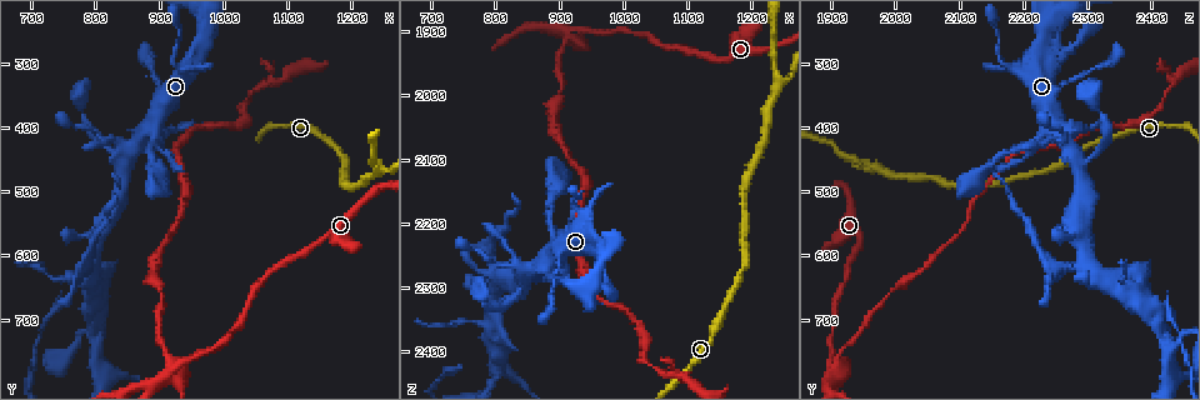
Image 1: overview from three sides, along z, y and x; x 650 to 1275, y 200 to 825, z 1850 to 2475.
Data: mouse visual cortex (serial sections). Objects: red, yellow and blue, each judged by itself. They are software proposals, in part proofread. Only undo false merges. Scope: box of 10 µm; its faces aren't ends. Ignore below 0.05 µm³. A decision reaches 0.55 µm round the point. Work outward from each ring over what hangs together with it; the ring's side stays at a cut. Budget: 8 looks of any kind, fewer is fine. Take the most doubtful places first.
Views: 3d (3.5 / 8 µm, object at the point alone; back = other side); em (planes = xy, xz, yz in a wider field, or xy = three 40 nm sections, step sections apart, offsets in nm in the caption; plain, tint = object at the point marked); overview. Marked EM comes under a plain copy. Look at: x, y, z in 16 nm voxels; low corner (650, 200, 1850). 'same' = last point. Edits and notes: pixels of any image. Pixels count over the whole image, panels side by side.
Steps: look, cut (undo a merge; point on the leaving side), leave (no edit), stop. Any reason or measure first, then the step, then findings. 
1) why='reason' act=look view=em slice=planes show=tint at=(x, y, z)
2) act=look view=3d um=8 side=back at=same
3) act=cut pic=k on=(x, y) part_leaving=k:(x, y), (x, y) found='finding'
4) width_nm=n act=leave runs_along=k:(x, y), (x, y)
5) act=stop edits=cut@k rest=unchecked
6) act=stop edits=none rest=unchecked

why='looks like a crossing' act=look view=3d um=3.5 side=back at=(910, 785, 1895)

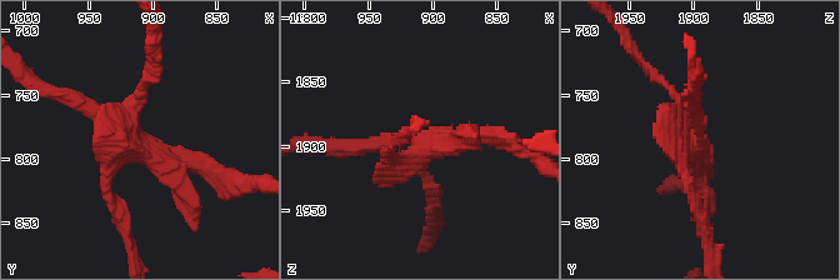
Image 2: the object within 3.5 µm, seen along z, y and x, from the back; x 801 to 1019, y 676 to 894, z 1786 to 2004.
act=look view=em slice=xy step=3 show=tint at=(914, 782, 1896)

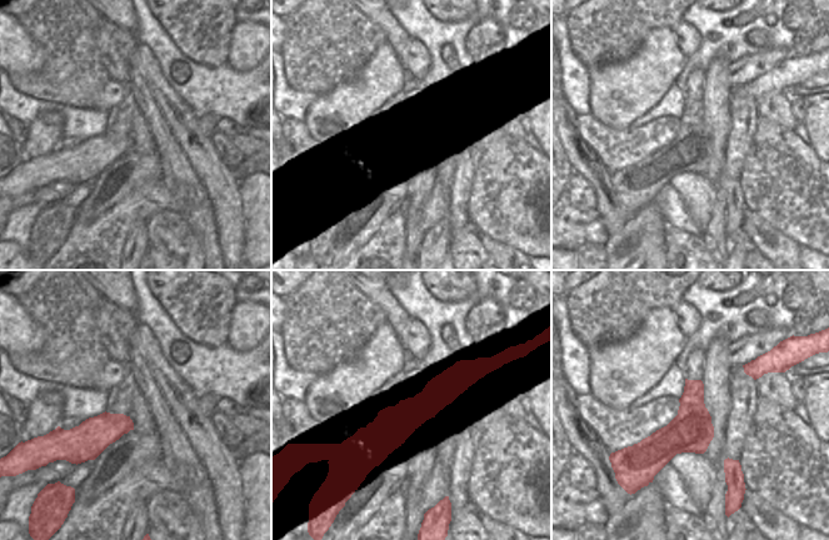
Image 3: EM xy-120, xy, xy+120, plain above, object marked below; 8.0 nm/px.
act=cut pic=2 on=(118, 141) part_leaving=2:(136, 134), (151, 41) found='two cells meet here'

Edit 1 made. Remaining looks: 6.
act=look view=overview

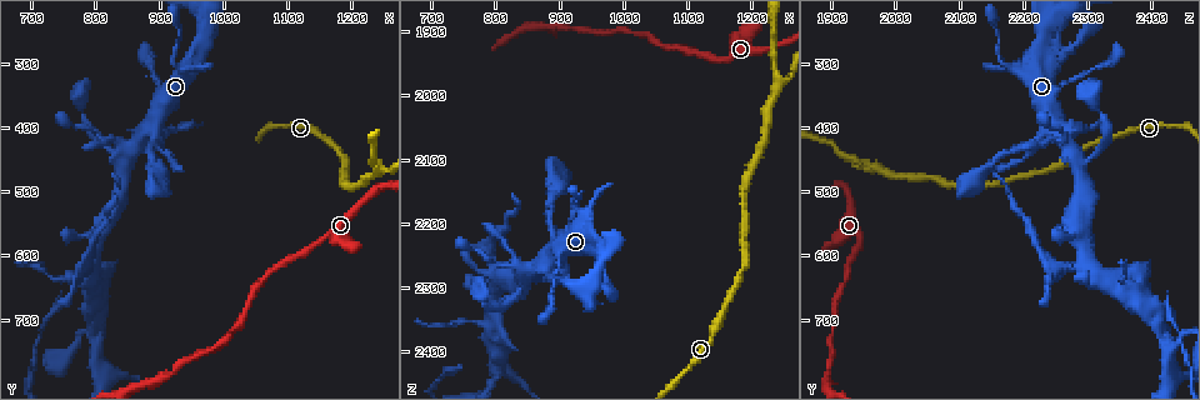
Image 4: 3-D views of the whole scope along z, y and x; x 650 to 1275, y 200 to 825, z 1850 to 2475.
why='arms run side by side' act=look view=3d um=3.5 at=(1235, 470, 1990)

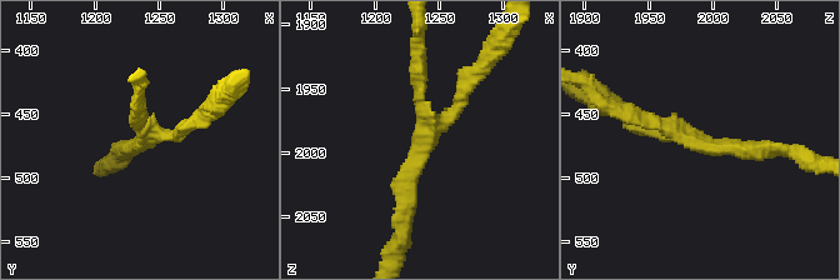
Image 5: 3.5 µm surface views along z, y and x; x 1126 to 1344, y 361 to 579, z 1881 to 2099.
act=look view=em slice=xy step=5 show=tint at=(1236, 472, 1988)

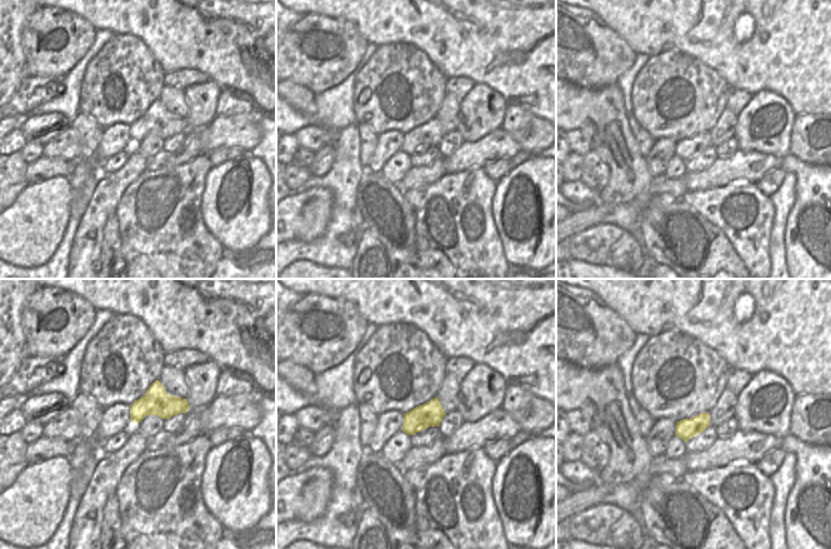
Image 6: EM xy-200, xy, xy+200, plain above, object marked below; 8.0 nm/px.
act=look view=em slice=planes show=tint at=same

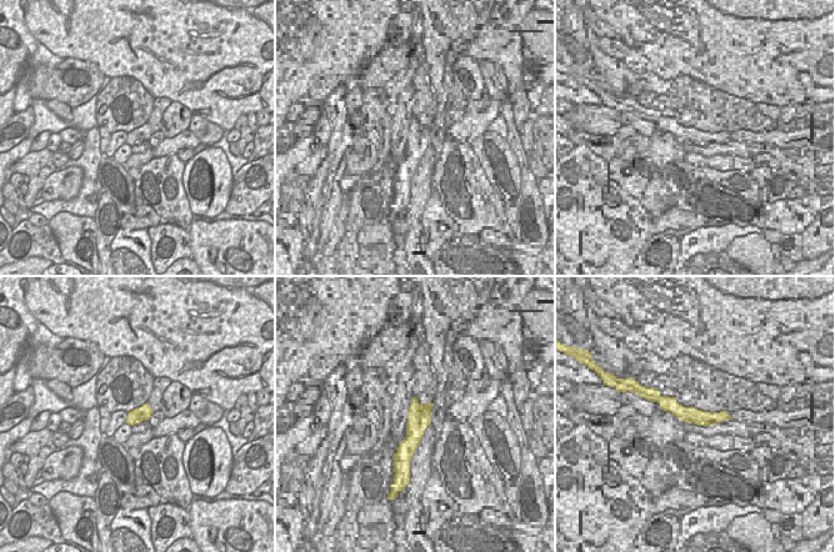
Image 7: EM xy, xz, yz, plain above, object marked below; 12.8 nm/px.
arm_widths_nm=150,150,250 act=leave runs_along=5:(775, 149), (701, 145), (624, 110) found='all the same cell'

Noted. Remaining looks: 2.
why='four-way junction' act=look view=3d um=3.5 at=(790, 610, 2300)

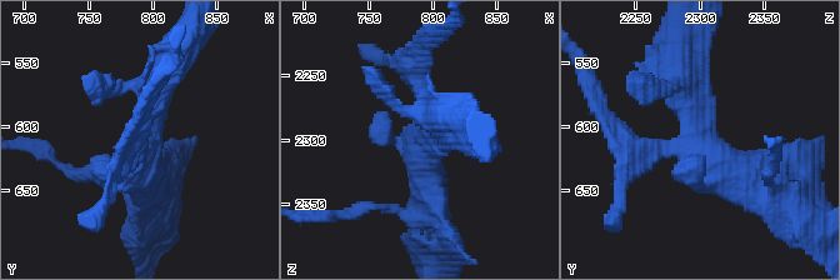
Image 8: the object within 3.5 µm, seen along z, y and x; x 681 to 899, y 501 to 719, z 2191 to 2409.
arms=4 act=cut pic=8 on=(618, 130) part_leaving=8:(669, 150), (634, 143), (593, 85) found='two cells meet here'

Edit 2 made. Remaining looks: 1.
act=stop edits=cut@2,cut@8 rest=unchecked

